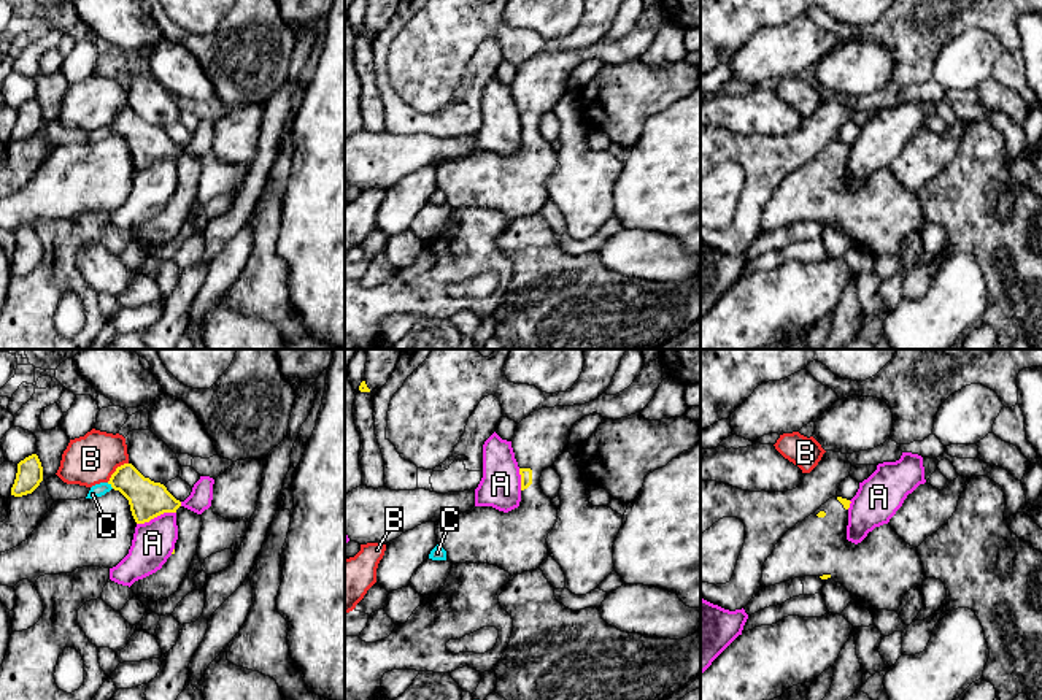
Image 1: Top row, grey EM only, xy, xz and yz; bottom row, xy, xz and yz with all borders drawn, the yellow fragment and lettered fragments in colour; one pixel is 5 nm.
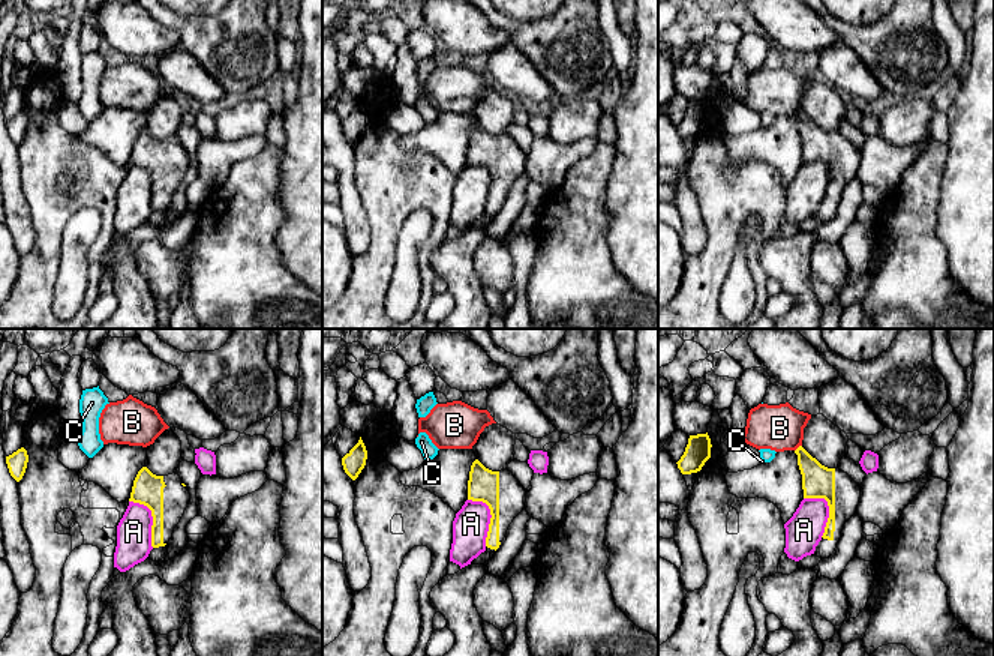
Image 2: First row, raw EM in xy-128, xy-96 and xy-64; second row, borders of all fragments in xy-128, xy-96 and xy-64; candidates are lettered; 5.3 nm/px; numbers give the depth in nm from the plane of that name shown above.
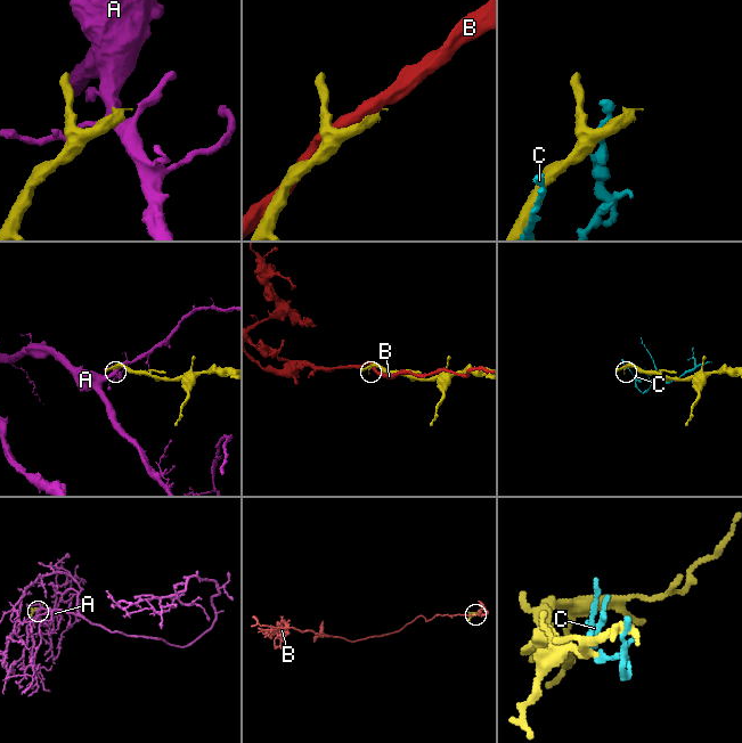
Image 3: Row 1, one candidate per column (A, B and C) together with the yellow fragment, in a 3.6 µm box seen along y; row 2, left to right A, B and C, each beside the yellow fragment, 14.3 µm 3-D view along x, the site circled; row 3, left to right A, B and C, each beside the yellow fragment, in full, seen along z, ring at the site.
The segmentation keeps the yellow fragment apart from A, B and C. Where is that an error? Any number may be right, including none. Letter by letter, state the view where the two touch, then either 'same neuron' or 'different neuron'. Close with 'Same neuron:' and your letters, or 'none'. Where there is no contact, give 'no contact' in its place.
A: contact in xy; different neuron
B: contact in xy; different neuron
C: contact in xy; different neuron
Same neuron: none

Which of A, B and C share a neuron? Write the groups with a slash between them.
A / B / C

